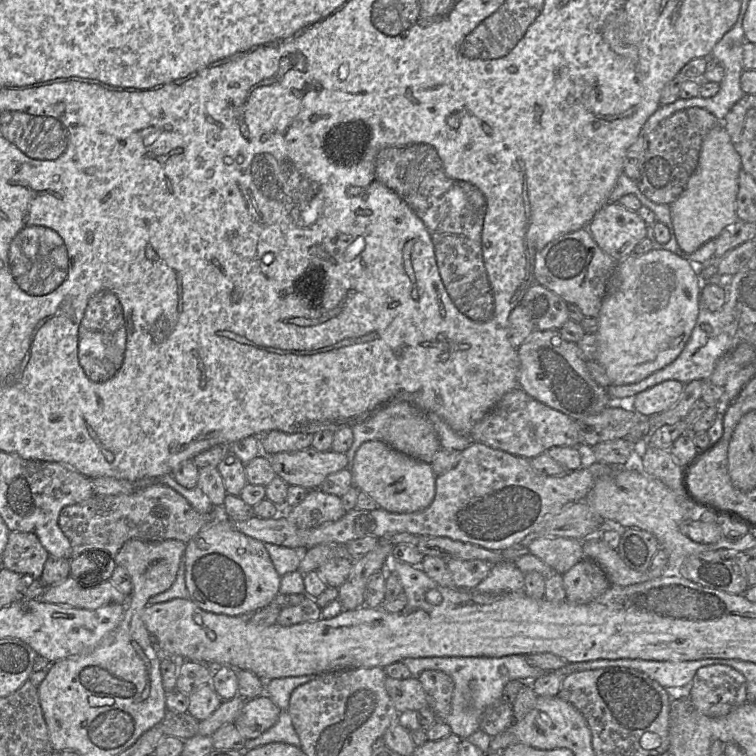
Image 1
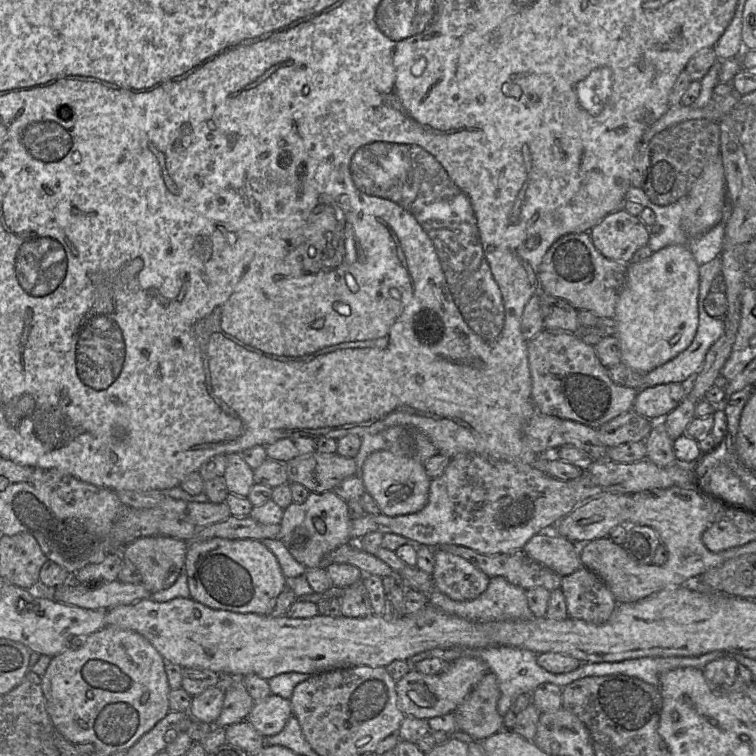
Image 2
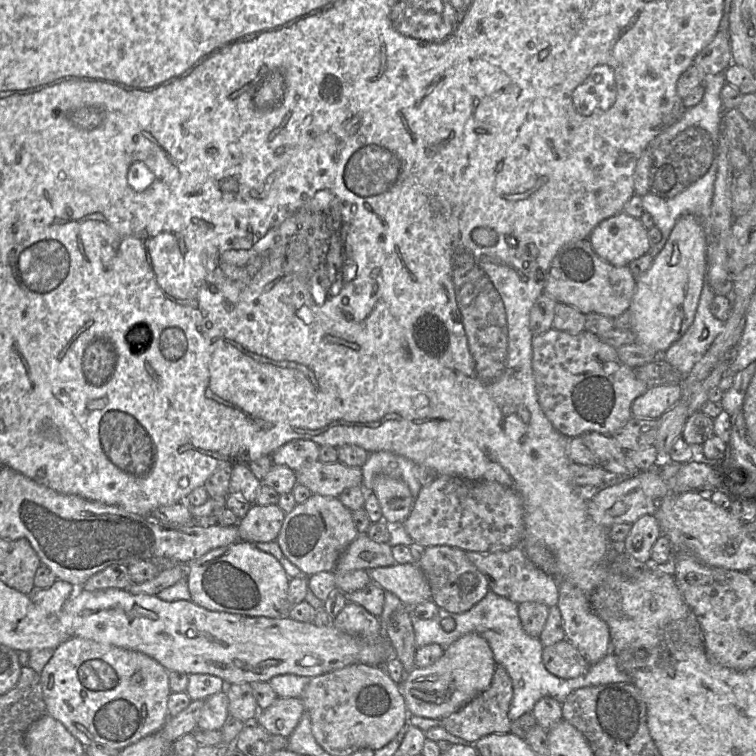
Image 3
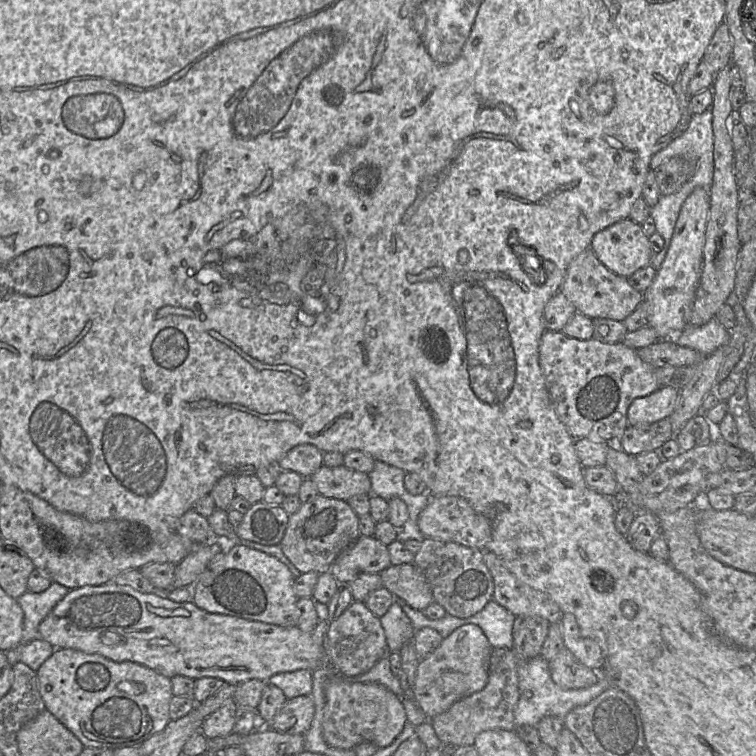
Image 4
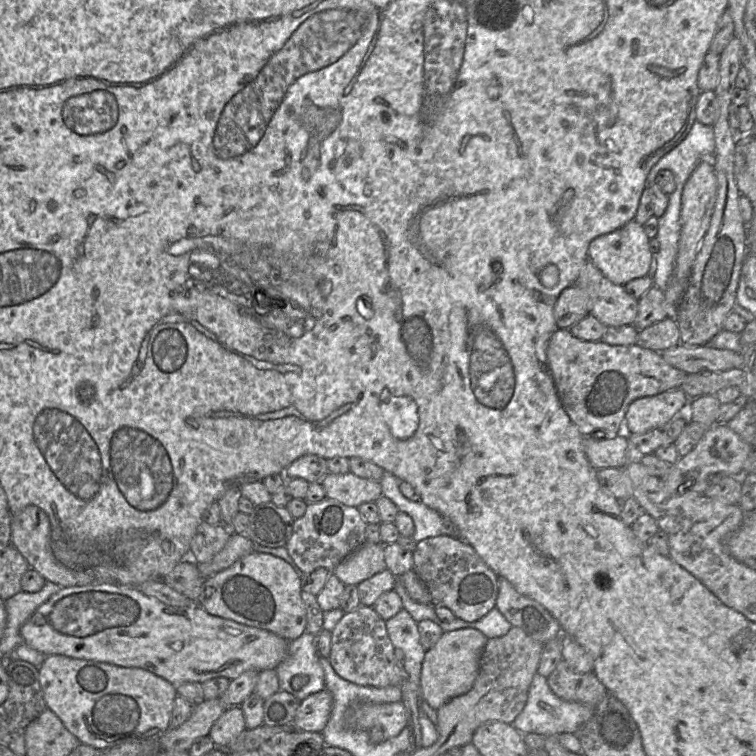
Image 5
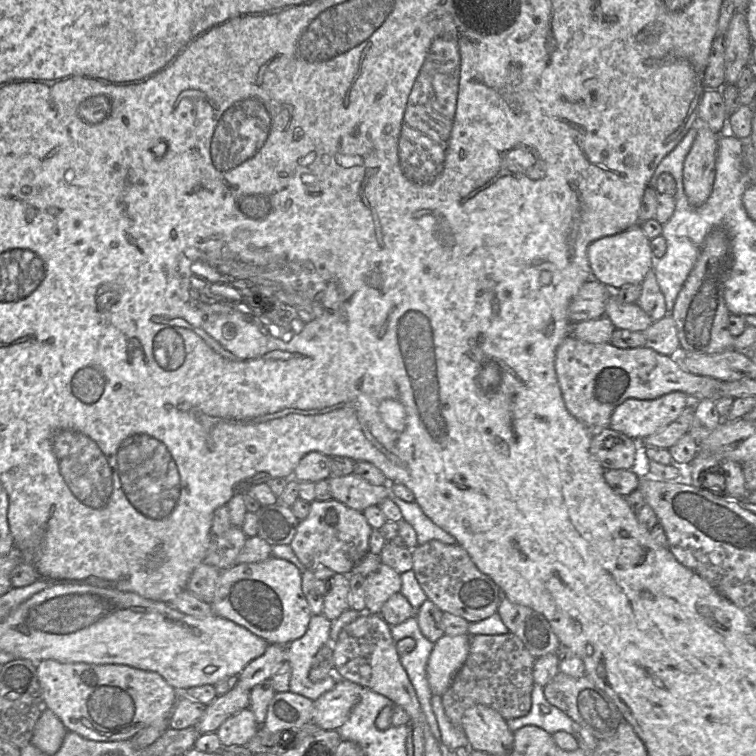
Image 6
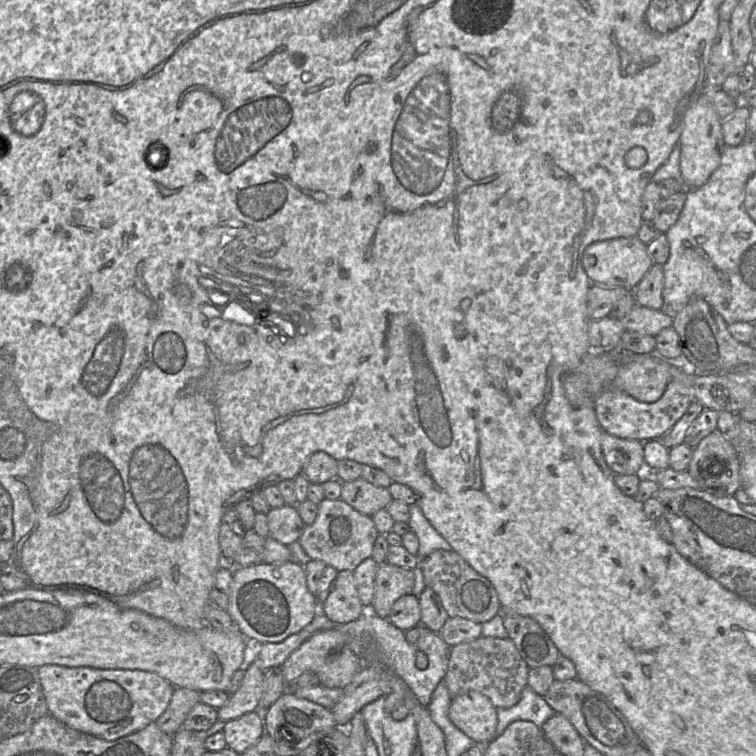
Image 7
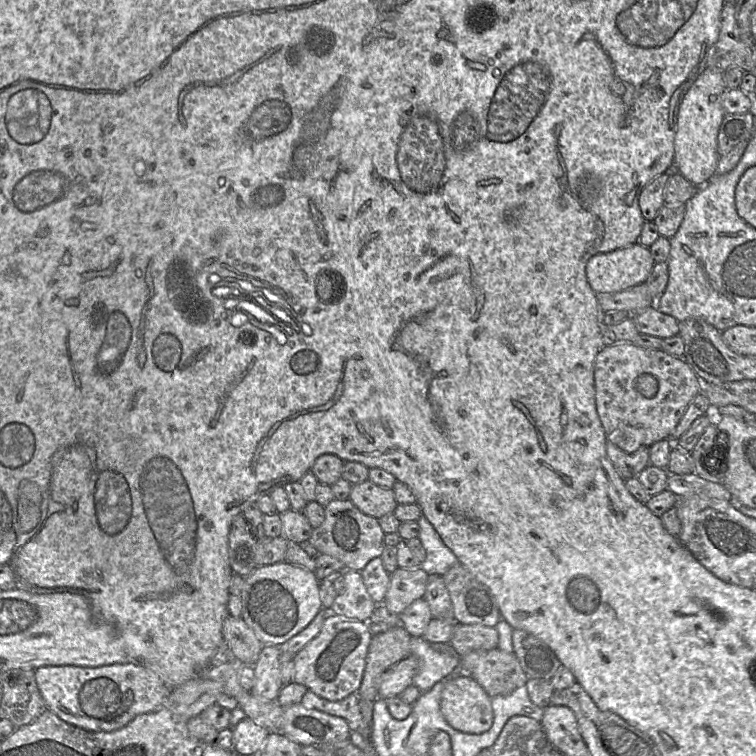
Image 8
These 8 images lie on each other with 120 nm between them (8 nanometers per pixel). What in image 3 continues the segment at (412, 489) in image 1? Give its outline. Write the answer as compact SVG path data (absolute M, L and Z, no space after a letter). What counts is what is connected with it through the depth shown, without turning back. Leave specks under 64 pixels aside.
M377 474L372 481L371 491L378 501L383 521L390 526L401 525L410 514L415 499L408 485L401 479Z

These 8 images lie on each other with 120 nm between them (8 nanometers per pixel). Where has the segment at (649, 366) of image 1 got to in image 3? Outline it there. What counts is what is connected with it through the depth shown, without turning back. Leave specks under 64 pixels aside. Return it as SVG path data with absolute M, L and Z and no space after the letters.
M682 215L652 265L636 279L635 292L627 310L631 313L635 342L664 353L684 335L693 323L707 269L704 227L694 215Z

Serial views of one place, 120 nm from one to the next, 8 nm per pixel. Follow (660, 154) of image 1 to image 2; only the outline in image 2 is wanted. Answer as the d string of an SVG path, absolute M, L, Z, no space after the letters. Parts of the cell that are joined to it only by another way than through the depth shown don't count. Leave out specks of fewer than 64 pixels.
M691 119L657 133L650 141L650 164L642 189L656 205L666 206L687 196L710 160L720 154L720 126L705 119Z

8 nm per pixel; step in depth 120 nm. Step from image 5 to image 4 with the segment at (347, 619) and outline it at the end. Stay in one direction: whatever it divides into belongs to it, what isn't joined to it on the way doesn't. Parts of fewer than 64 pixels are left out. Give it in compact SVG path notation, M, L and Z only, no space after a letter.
M353 601L338 618L330 622L324 649L328 665L343 677L364 674L381 658L391 654L380 618L360 601Z

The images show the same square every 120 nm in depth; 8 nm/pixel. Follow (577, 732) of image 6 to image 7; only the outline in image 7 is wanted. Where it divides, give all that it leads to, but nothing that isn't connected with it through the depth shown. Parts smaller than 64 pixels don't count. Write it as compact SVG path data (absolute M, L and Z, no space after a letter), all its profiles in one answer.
M526 686L516 705L497 709L496 737L500 736L510 723L518 720L531 721L541 728L544 722L555 713L545 702L543 696L536 694L530 687Z

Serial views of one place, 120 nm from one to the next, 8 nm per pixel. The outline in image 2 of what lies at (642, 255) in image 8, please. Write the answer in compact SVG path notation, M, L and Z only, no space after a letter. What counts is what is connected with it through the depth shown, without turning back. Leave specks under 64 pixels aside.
M621 206L592 227L589 234L595 248L604 257L628 264L633 254L648 244L650 230L639 216L630 214Z

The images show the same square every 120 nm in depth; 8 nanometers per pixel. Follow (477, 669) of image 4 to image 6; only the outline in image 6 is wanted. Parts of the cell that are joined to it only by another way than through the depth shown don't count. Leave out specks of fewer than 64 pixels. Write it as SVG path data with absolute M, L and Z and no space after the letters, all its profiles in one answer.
M444 634L434 643L427 663L427 678L433 695L443 696L467 659L470 635Z

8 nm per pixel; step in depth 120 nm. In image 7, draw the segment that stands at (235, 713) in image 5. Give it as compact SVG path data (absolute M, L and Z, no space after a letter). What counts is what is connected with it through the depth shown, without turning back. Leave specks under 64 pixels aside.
M257 709L232 719L225 723L222 732L225 735L227 747L242 754L265 734L263 712Z

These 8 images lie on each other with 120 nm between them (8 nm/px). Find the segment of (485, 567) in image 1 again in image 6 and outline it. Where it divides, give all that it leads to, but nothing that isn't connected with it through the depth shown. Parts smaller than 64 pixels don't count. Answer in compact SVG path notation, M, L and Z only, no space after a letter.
M430 540L411 550L416 579L427 598L441 611L460 616L469 623L479 622L497 613L502 597L499 587L476 567L461 546Z

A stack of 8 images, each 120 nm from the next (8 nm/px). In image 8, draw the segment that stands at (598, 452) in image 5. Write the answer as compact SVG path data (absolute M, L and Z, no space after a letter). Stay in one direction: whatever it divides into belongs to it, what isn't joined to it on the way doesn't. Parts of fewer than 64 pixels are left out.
M607 440L606 453L615 470L624 480L637 477L642 470L650 465L649 448L644 445L635 452L628 451L627 453Z

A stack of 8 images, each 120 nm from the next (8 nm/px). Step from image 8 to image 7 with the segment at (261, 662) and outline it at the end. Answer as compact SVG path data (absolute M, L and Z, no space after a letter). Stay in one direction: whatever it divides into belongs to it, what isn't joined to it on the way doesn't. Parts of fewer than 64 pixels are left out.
M254 662L247 667L241 687L230 695L224 706L217 709L218 720L228 722L257 710L263 692L263 678L264 671Z

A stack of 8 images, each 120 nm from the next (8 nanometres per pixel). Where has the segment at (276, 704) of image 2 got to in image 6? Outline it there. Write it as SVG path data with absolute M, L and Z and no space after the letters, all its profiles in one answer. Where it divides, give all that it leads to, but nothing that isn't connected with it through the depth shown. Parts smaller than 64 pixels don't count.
M338 680L334 688L314 701L312 723L324 730L338 730L360 699L362 686Z

